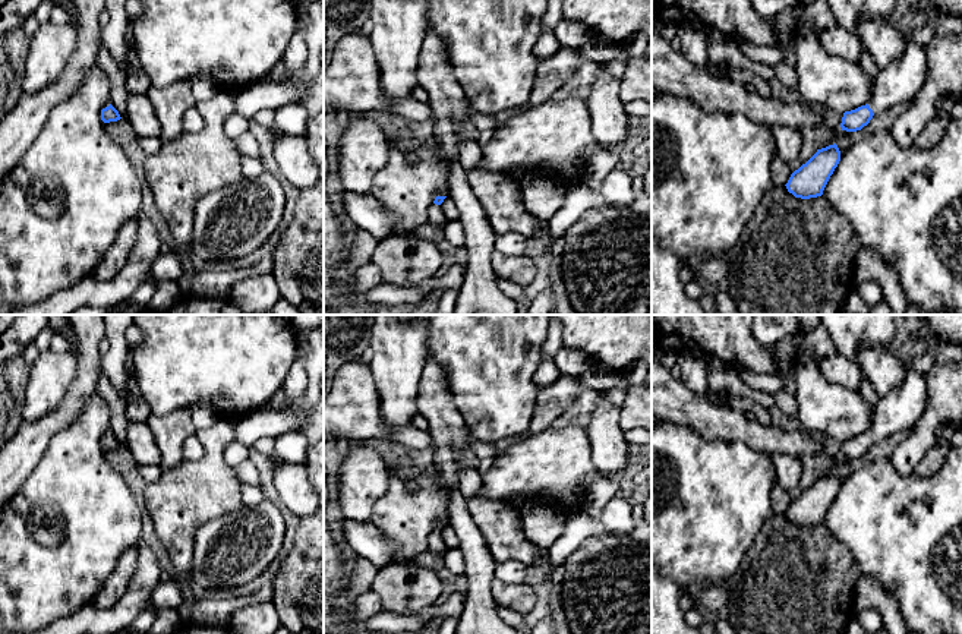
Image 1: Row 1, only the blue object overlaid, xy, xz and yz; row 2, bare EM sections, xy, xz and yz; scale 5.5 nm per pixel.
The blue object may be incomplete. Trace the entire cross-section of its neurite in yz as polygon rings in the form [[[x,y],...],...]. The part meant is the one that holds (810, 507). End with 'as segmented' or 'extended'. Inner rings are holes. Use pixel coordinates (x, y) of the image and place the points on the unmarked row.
[[[836,471],[817,477],[805,492],[791,502],[785,512],[788,520],[801,527],[821,524],[839,489],[840,479]]]; as segmented

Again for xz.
[[[436,524],[433,532],[428,537],[428,549],[438,558],[444,556],[444,553],[447,552],[445,543],[441,536],[441,532],[445,526],[447,524]]]; extended

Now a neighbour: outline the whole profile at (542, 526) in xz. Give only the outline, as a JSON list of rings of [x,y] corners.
[[[534,502],[518,510],[524,536],[539,548],[549,548],[564,532],[565,515]]]

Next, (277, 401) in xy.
[[[280,389],[280,391],[277,391],[277,392],[271,397],[269,403],[268,403],[266,406],[264,406],[262,410],[281,410],[281,411],[284,411],[284,410],[287,410],[287,409],[290,409],[290,407],[291,407],[291,406],[286,401],[286,395],[284,395],[283,391]]]

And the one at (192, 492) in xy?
[[[217,420],[211,428],[196,430],[196,436],[204,455],[164,470],[157,482],[146,485],[141,501],[168,551],[174,581],[187,605],[196,602],[189,586],[193,580],[196,532],[206,521],[243,507],[242,483],[224,460],[225,448],[234,441],[234,425]]]

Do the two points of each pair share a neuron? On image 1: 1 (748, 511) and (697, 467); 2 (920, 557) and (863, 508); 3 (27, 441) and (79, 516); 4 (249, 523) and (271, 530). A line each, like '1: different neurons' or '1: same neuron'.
1: same neuron
2: same neuron
3: different neurons
4: same neuron

